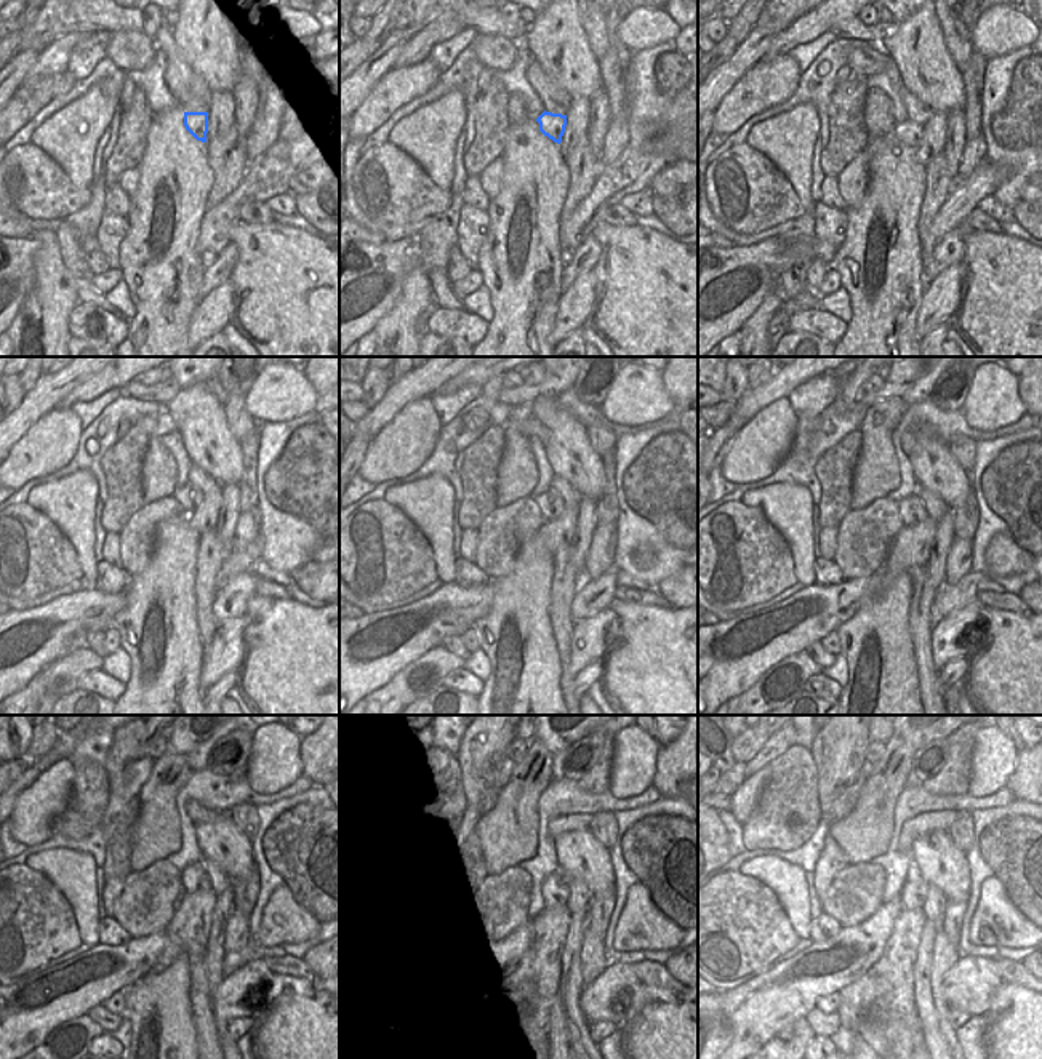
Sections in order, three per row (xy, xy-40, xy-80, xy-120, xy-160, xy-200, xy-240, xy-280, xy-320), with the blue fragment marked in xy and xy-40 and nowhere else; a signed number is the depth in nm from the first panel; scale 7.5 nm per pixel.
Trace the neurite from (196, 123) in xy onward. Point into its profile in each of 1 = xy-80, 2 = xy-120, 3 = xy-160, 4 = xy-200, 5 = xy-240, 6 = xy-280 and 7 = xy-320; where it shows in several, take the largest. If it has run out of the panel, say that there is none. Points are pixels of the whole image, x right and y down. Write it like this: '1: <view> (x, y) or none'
1: xy-80 (908, 131)
2: xy-120 (189, 496)
3: xy-160 (553, 503)
4: xy-200 (922, 504)
5: xy-240 (200, 875)
6: xy-280 (557, 890)
7: xy-320 (916, 893)

